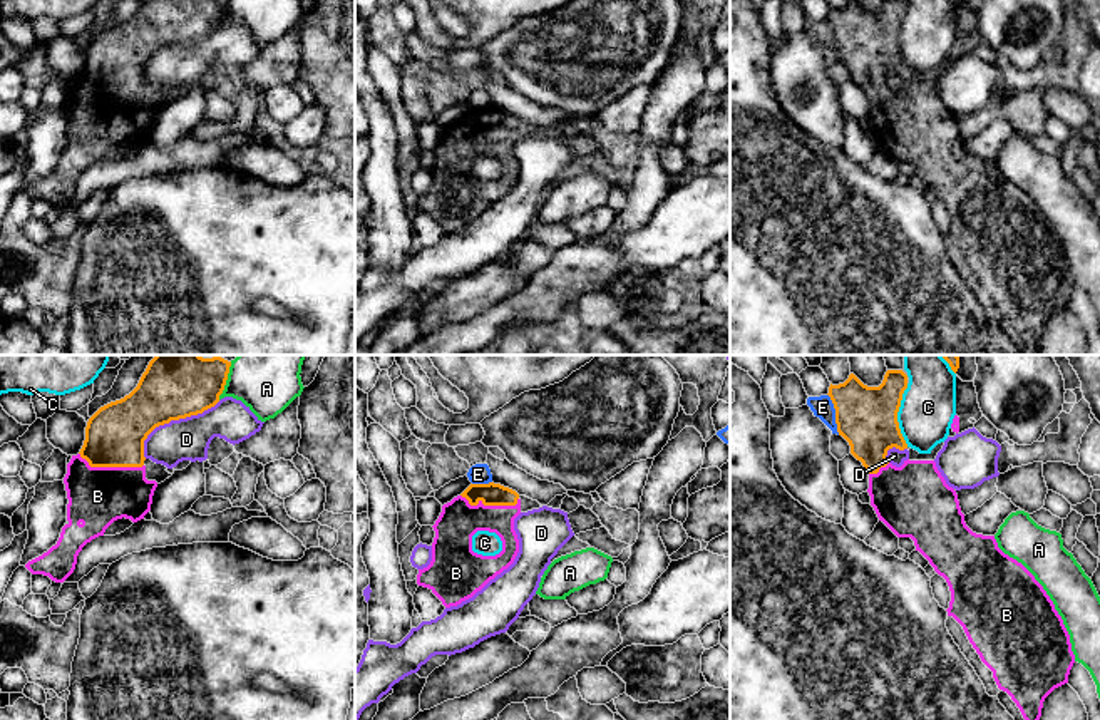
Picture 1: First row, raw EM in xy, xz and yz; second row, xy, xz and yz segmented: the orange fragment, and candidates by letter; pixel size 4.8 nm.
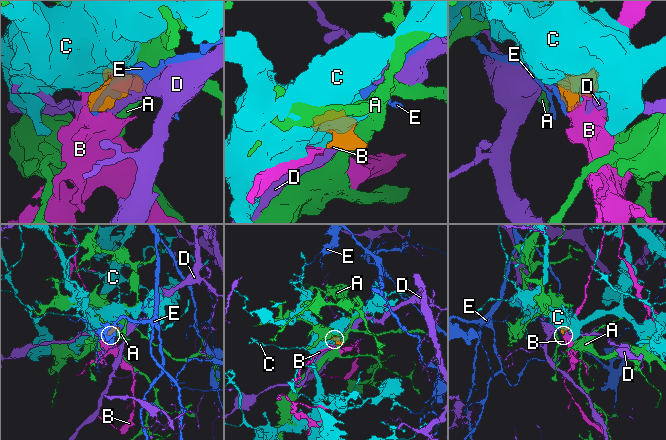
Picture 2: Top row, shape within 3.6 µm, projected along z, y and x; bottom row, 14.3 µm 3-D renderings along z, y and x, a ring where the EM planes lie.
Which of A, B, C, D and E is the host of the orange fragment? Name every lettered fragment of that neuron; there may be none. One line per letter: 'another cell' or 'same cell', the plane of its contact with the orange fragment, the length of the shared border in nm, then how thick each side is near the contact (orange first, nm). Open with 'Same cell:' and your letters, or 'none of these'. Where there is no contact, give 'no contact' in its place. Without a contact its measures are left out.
Same cell: B
A: another cell; contact in xy; length 200 nm; calibres 320 and 340 nm
B: same cell; contact in xy; length 320 nm; calibres 280 and 280 nm
C: another cell; contact in yz; length 300 nm; calibres 300 and 260 nm
D: another cell; contact in xy; length 460 nm; calibres 320 and 200 nm
E: another cell; contact in yz; length 200 nm; calibres 300 and 110 nm

